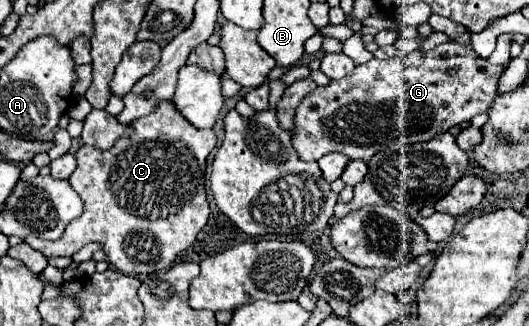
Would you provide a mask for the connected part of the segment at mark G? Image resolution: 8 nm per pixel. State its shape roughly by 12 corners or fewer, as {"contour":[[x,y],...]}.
{"contour":[[441,43],[373,57],[293,117],[303,161],[369,161],[463,125],[501,65]]}

